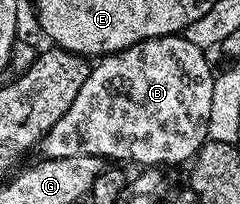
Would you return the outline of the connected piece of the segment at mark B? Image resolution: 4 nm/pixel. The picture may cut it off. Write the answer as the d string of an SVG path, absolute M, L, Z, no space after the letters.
M184 35L146 39L117 53L101 56L89 68L86 83L82 83L82 91L78 91L74 103L70 103L70 111L66 111L44 137L43 156L100 156L112 163L133 161L136 167L167 167L191 162L209 140L208 124L214 121L210 111L214 68L208 56Z

